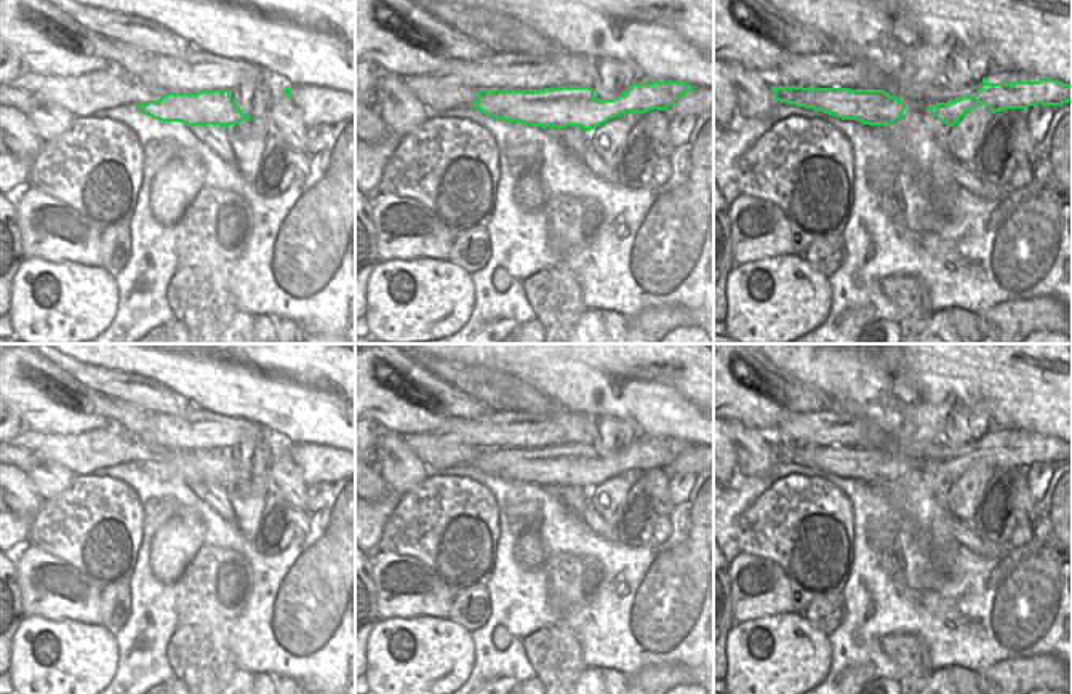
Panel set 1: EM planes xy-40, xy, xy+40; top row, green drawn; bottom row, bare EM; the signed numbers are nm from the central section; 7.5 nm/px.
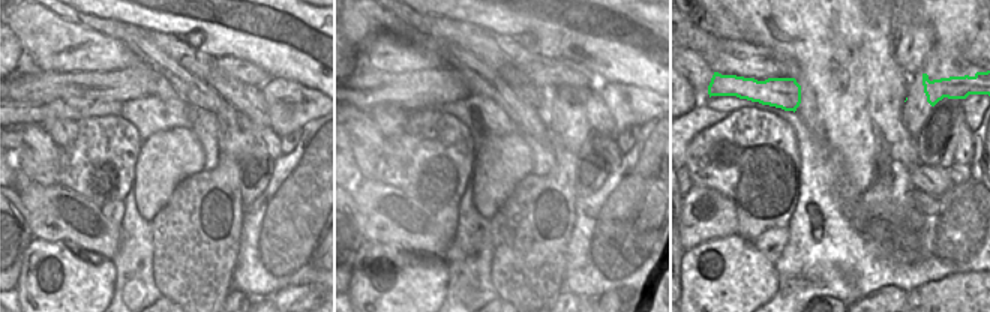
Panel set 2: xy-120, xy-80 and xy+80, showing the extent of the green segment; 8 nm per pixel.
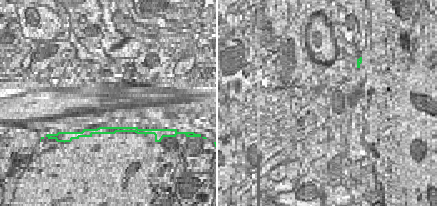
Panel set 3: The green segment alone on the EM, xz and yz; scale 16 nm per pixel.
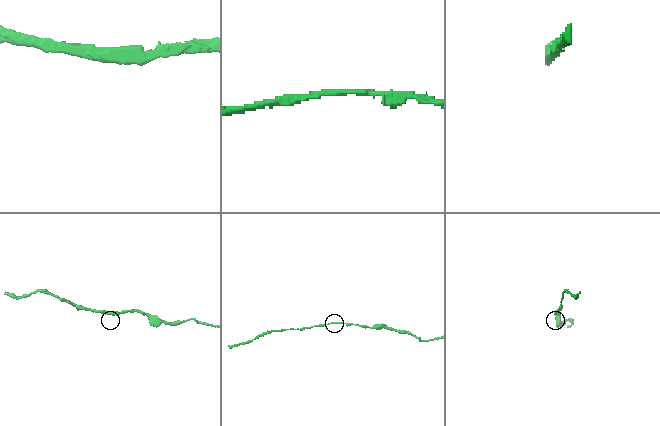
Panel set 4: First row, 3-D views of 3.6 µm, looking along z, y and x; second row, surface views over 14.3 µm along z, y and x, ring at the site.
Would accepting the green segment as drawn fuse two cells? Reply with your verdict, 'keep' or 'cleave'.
keep

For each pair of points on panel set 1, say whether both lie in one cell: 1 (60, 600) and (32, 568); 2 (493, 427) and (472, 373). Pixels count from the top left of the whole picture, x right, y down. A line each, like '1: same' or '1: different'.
1: same
2: different

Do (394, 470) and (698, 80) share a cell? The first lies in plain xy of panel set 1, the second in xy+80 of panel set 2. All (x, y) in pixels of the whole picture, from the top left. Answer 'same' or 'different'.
same

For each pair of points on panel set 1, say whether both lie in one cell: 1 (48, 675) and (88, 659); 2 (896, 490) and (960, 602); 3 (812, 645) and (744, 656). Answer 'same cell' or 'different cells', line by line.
1: same cell
2: different cells
3: same cell

